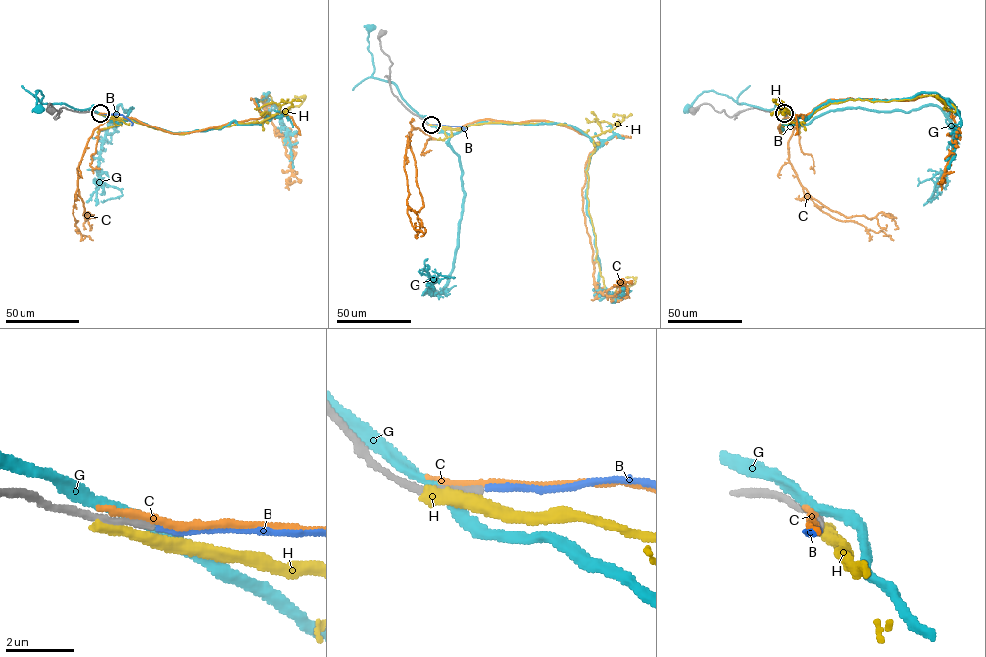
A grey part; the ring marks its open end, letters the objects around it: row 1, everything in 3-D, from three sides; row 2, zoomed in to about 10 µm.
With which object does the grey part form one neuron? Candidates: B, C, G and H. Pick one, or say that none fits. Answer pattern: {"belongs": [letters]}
{"belongs": ["B"]}

